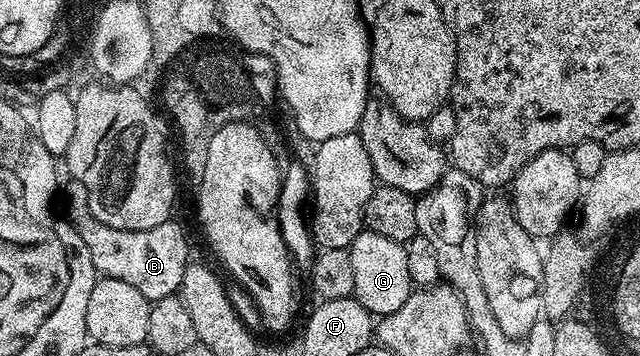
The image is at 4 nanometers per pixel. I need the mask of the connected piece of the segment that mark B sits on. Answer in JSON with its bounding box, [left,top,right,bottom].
[64,180,192,304]

